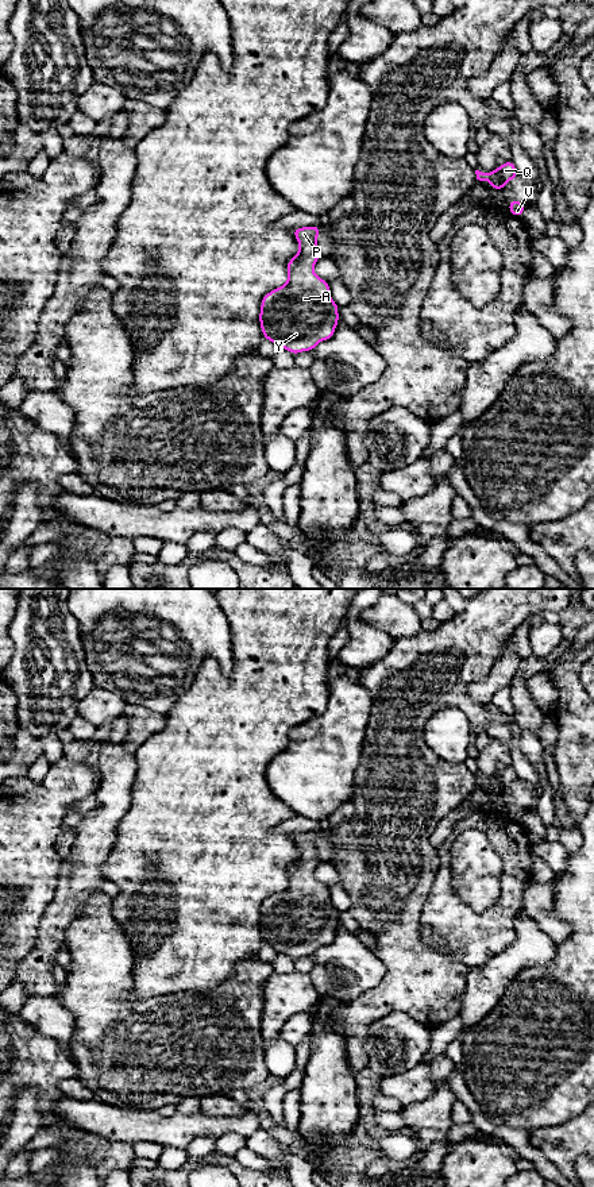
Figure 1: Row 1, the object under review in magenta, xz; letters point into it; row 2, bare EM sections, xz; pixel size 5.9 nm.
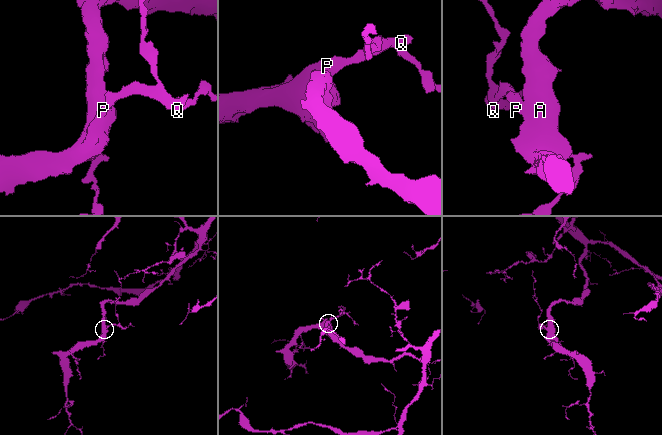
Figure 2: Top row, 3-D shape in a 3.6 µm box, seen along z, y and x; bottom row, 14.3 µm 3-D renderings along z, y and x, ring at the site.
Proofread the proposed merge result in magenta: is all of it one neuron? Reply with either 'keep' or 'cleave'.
keep

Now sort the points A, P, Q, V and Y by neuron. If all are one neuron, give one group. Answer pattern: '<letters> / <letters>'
A P Q V Y

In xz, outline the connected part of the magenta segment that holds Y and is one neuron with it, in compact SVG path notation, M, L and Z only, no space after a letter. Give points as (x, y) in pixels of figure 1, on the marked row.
M319 226L294 228L298 253L288 262L288 282L265 294L259 324L265 339L293 355L312 351L335 334L339 305L331 298L329 282L315 274Z

